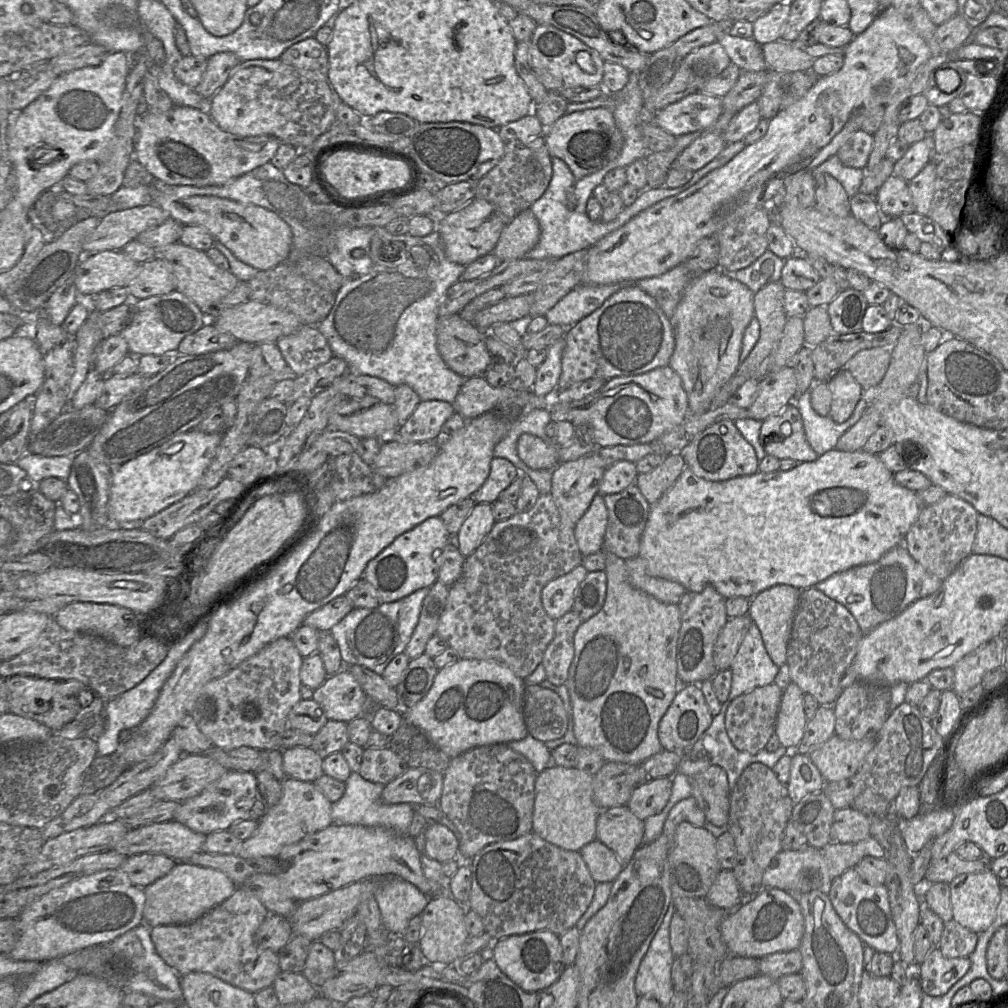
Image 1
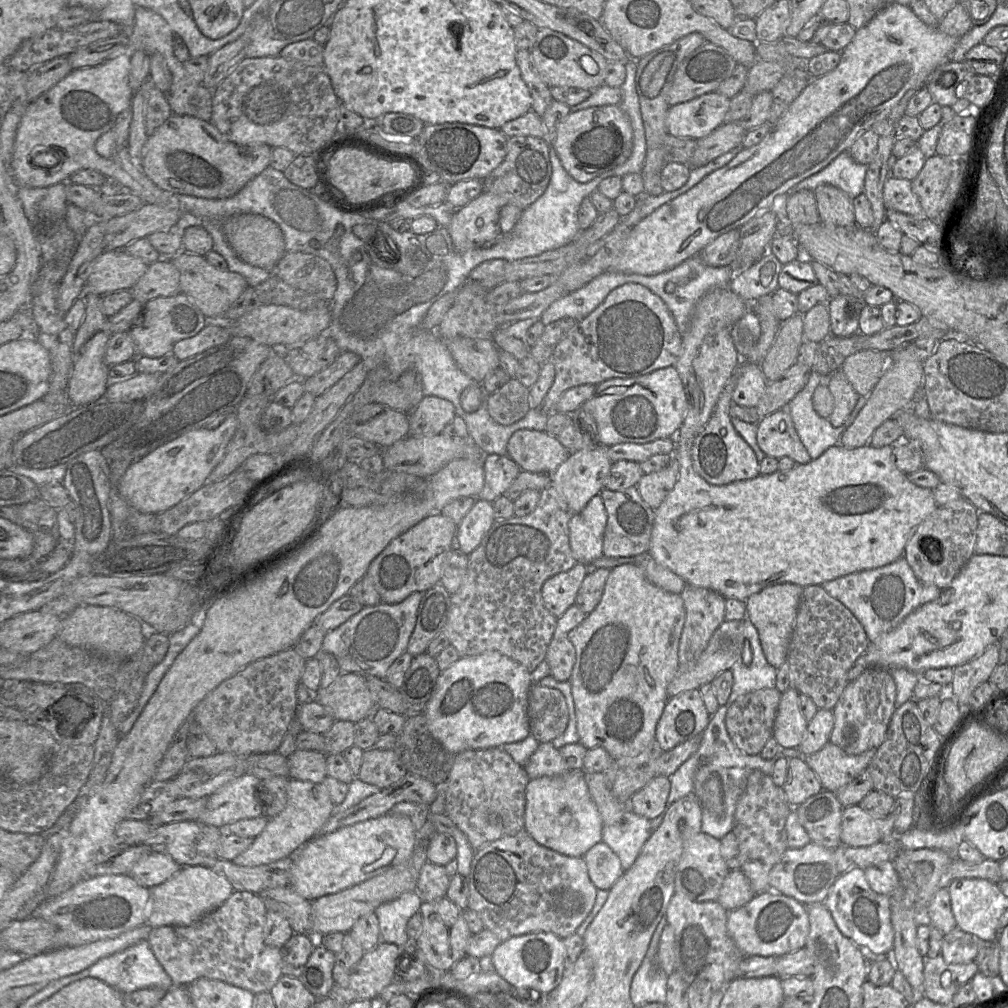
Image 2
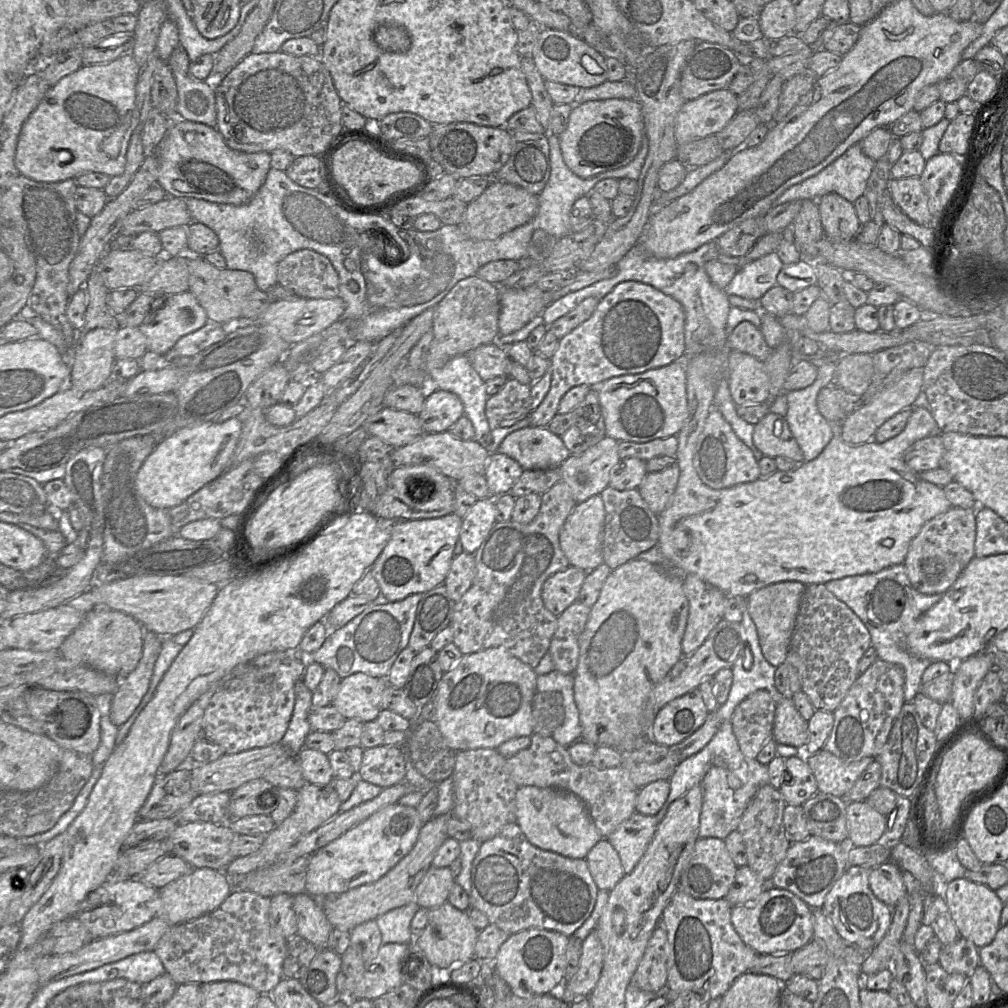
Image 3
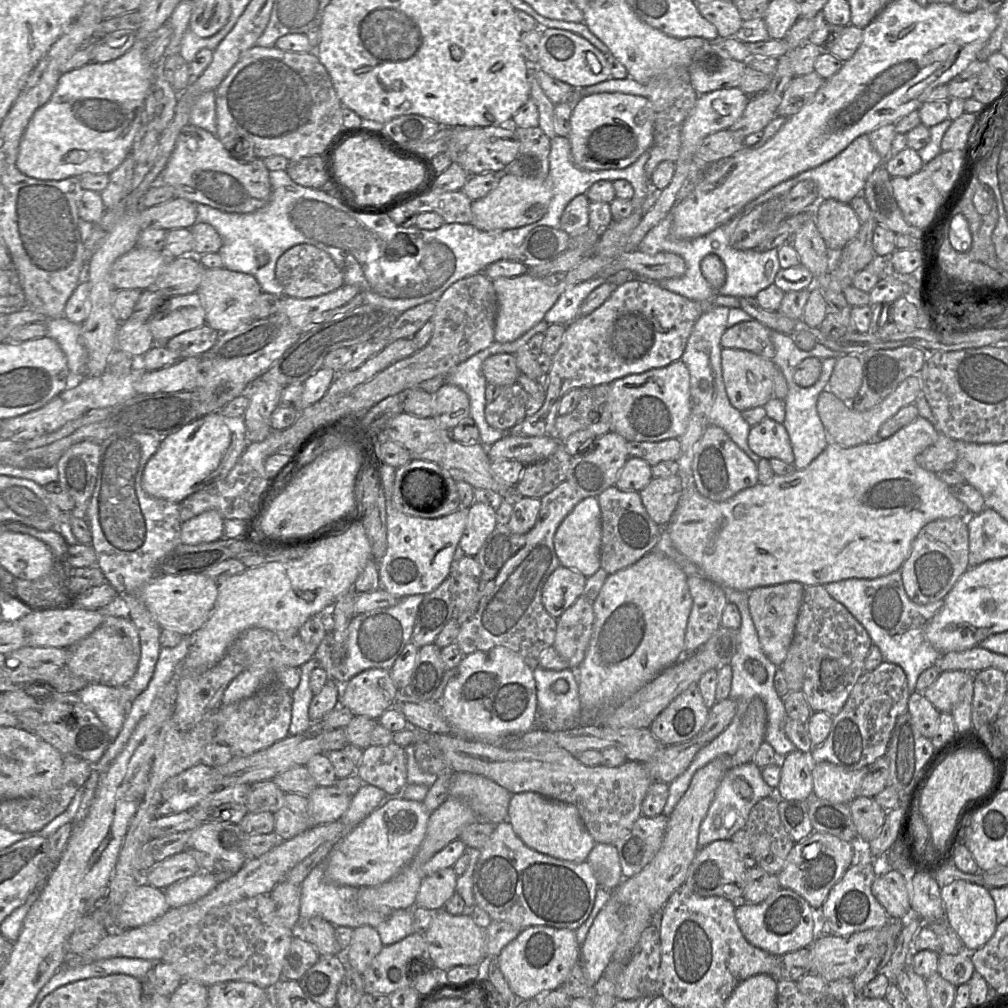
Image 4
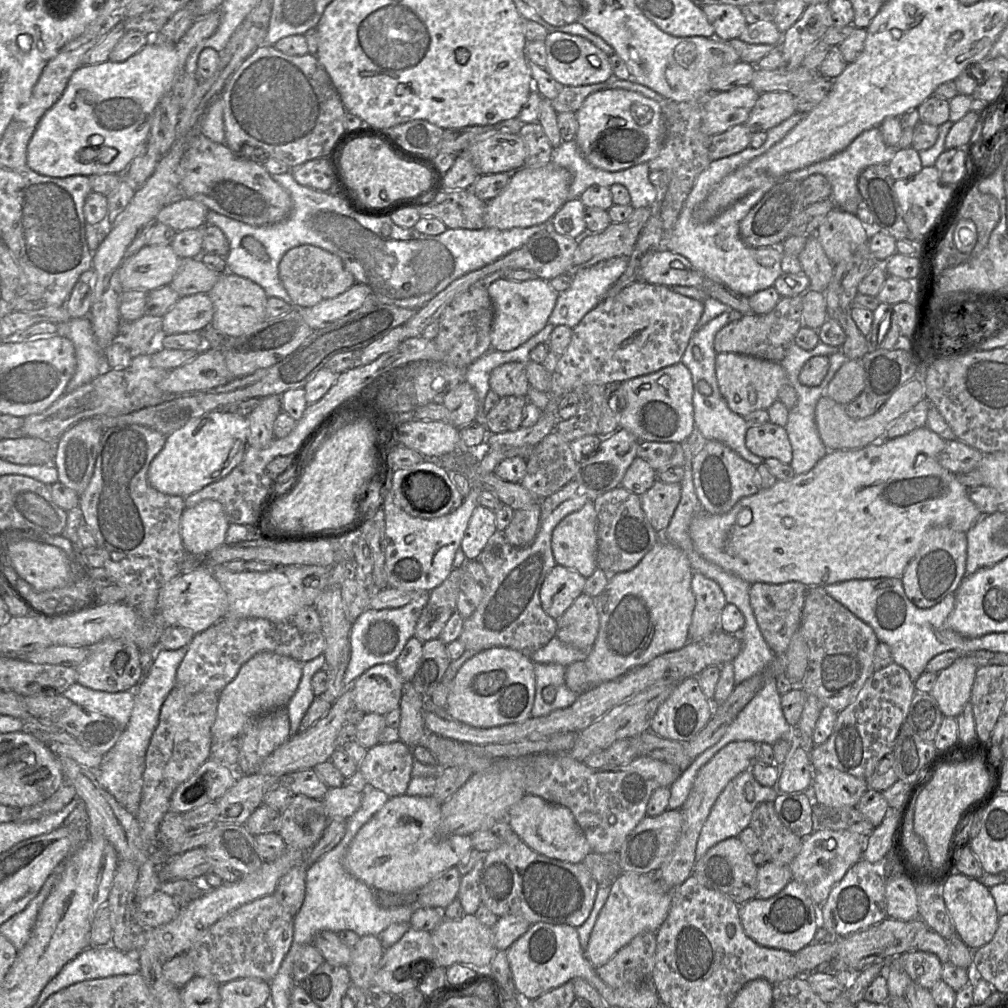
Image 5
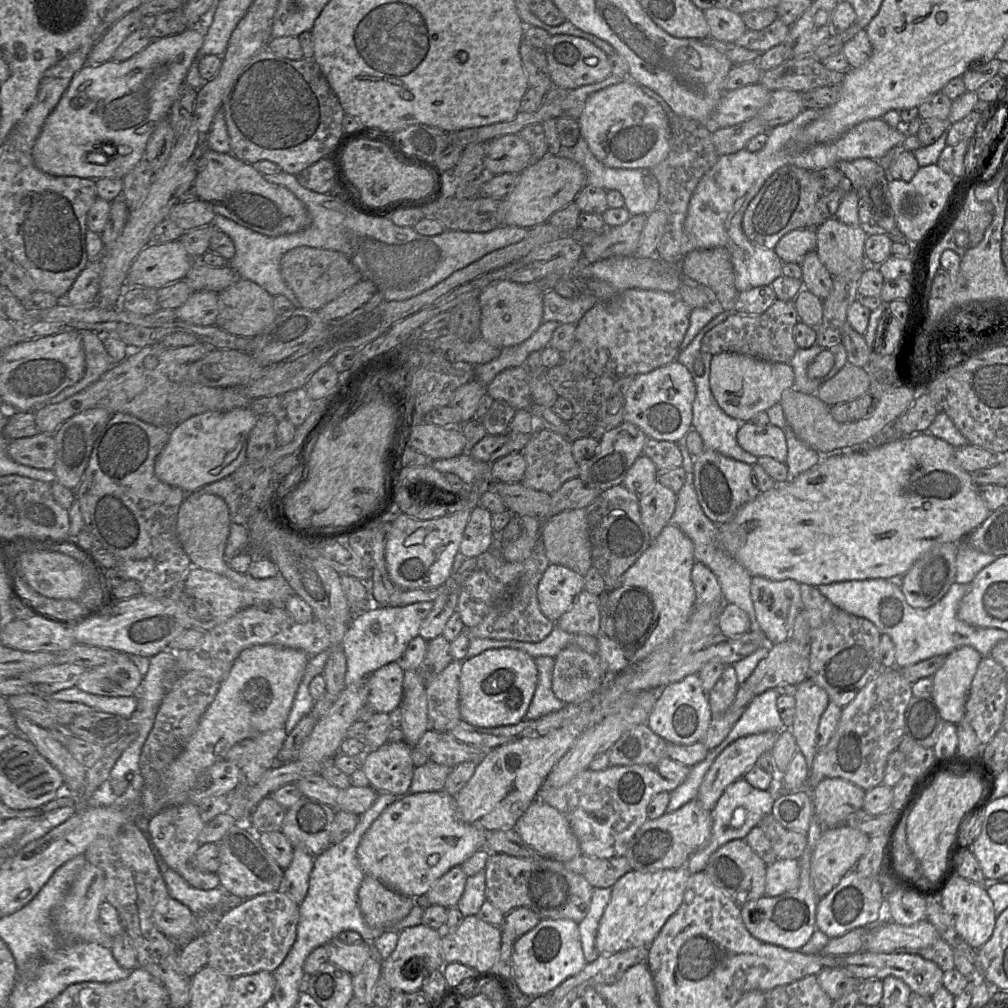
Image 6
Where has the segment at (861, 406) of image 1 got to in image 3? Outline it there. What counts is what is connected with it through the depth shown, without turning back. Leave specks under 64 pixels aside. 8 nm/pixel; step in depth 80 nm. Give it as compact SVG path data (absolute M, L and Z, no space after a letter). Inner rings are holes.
M836 362L817 363L817 369L817 377L810 386L786 393L787 413L785 418L803 453L804 462L815 459L831 441L833 436L841 438L841 423L829 423L817 408L817 395L819 391L834 382Z

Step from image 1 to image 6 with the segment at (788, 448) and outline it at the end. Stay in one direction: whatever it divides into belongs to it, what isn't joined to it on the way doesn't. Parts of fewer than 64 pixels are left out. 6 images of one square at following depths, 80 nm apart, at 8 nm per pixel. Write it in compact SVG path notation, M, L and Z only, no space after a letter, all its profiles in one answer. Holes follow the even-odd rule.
M745 422L738 430L736 439L746 452L753 456L771 457L778 462L787 460L787 441L784 430L769 423L757 426Z

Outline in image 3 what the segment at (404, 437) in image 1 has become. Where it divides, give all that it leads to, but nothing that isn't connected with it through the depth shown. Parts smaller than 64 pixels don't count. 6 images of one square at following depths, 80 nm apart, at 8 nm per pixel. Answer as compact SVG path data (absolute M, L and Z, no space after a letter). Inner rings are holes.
M429 388L422 411L418 414L424 433L442 433L464 415L462 401L454 393Z

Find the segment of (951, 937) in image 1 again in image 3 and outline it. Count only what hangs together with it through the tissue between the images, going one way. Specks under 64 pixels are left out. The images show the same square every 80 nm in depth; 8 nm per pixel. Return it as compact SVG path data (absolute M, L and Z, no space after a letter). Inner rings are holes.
M959 937L954 943L942 946L938 963L947 973L970 978L980 965L979 948L973 942Z

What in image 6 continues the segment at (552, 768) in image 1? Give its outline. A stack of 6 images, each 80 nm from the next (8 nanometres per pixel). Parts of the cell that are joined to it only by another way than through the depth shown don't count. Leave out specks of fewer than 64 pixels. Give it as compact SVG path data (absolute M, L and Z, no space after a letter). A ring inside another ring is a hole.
M535 799L514 826L522 840L541 856L565 862L581 854L577 837L565 817Z

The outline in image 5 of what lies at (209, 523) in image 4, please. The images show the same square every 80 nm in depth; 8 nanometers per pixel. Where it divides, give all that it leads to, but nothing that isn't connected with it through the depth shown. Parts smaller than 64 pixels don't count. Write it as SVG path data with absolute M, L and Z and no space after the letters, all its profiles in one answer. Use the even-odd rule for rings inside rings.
M205 499L191 508L185 508L181 516L181 539L186 552L207 553L225 543L229 522L221 503Z

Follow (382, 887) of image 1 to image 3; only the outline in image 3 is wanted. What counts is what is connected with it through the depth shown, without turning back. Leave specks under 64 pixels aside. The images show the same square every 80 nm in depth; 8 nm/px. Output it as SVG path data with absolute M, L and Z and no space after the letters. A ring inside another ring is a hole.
M412 901L379 916L376 922L381 932L382 944L412 943L411 921L420 908L417 902Z

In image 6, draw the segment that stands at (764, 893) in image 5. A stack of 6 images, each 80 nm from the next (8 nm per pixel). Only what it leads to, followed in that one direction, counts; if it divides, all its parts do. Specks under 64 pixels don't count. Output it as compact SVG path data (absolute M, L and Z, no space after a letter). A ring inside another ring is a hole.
M777 859L767 865L765 895L779 896L799 886L800 867L796 859Z

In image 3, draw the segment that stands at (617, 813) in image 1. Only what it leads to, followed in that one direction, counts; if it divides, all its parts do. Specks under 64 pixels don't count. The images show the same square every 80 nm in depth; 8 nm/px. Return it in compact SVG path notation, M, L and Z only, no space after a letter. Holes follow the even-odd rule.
M634 812L606 838L619 854L625 875L644 855L658 825L656 816Z

